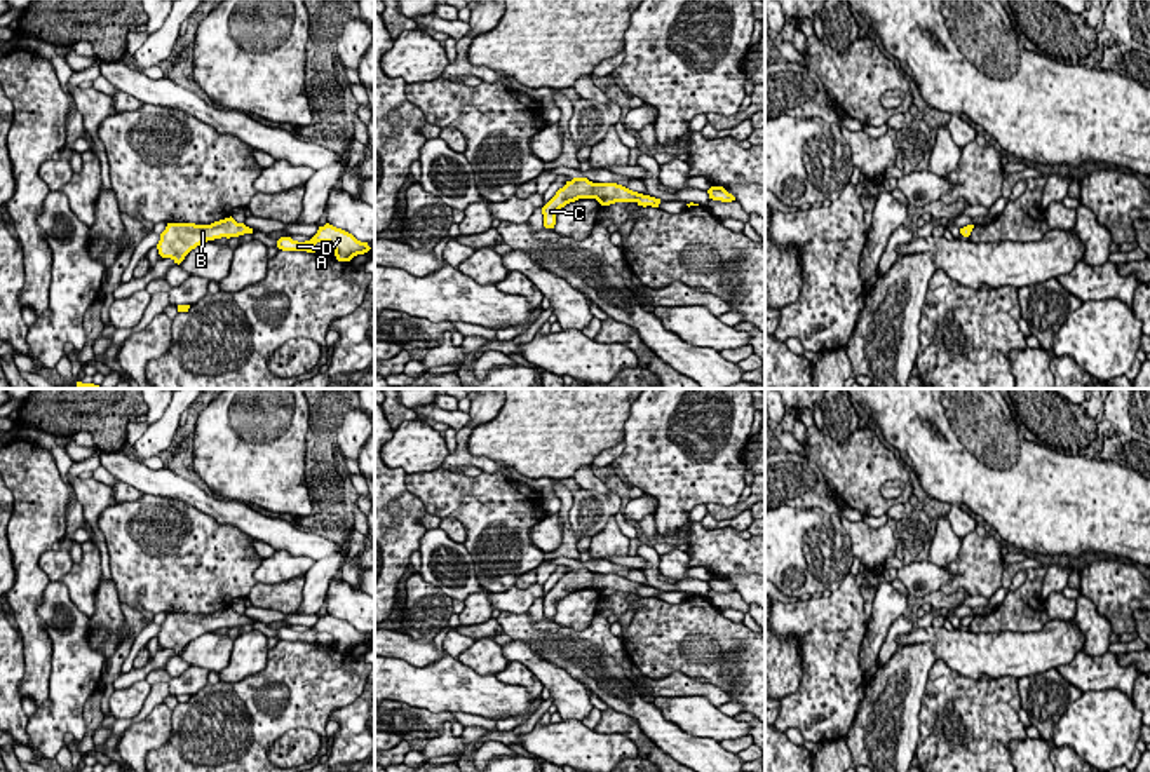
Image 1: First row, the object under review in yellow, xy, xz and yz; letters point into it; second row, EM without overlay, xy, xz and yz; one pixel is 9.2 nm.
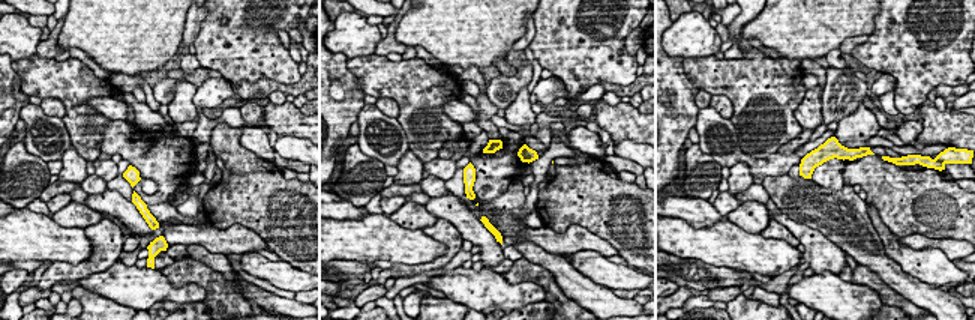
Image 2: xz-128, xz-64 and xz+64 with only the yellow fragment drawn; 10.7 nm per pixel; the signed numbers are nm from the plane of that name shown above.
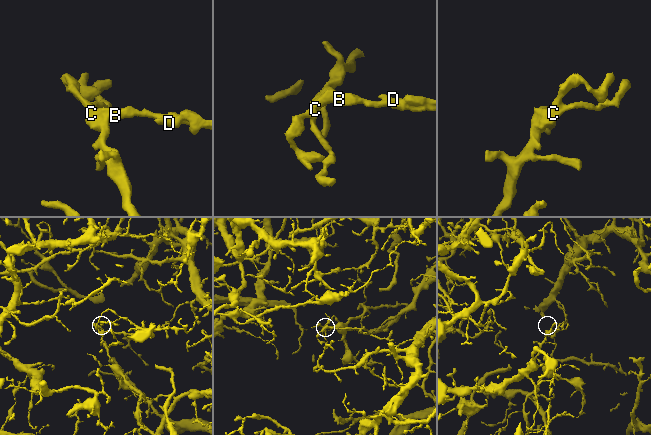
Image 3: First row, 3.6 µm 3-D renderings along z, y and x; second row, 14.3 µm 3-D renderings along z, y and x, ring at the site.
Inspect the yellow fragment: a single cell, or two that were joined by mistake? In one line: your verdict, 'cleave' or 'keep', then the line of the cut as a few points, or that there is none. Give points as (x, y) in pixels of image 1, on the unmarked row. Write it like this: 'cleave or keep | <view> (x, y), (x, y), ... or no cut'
cleave | xz (642, 584), (636, 591)

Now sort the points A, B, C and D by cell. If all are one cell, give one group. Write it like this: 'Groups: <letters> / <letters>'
Groups: A D / B C

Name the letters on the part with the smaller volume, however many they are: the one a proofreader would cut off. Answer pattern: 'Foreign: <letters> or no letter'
Foreign: B, C

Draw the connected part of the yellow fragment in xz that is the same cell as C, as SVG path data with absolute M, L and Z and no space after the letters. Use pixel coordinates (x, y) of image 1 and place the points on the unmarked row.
M573 568L542 598L544 617L554 619L561 598L578 589L596 589L601 596L615 593L638 593L641 584L617 573L592 573L587 568Z

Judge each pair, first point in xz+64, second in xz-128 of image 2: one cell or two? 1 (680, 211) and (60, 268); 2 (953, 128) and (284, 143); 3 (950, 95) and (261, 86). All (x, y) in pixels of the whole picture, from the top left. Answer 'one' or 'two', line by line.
1: two
2: two
3: one

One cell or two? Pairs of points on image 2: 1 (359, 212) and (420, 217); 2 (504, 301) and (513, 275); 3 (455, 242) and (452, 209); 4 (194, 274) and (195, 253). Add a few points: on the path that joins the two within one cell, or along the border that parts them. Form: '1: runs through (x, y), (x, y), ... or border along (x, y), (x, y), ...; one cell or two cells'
1: border along (387, 217), (404, 227), (422, 230); two cells
2: border along (503, 275), (510, 283), (534, 281), (543, 296); two cells
3: border along (437, 218), (447, 220), (464, 238); two cells
4: border along (188, 254), (216, 269), (225, 278); two cells

